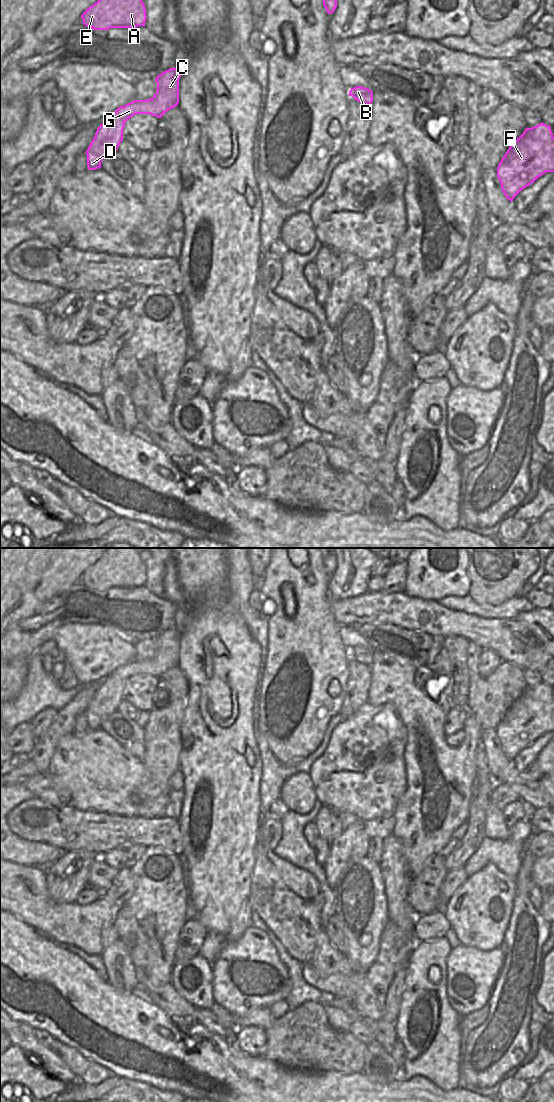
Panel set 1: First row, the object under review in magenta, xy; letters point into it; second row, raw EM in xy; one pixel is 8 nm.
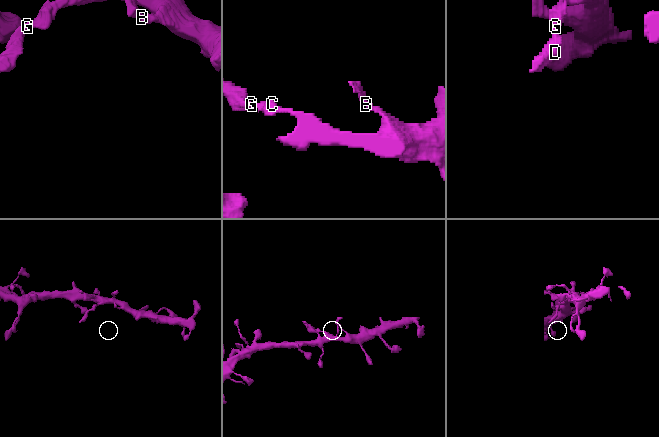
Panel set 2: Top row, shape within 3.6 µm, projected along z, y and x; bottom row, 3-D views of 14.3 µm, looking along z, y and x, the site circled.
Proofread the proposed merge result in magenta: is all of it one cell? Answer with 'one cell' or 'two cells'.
two cells

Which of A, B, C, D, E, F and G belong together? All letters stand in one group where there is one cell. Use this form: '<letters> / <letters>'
A B C E F G / D

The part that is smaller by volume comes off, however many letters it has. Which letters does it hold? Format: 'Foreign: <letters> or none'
Foreign: D

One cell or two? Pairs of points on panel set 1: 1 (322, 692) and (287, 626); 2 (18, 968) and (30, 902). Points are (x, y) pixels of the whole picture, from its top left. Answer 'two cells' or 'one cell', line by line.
1: one cell
2: two cells

